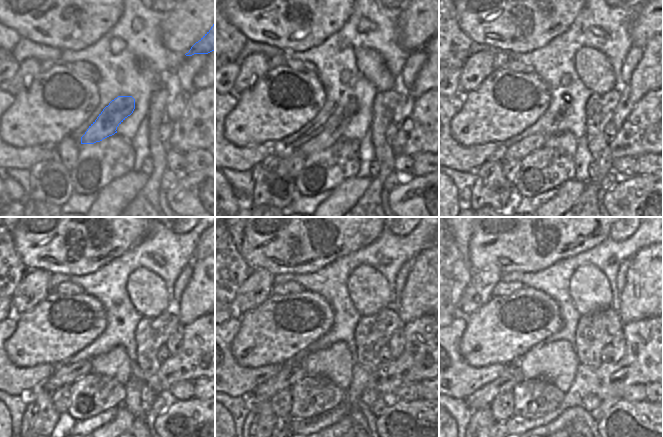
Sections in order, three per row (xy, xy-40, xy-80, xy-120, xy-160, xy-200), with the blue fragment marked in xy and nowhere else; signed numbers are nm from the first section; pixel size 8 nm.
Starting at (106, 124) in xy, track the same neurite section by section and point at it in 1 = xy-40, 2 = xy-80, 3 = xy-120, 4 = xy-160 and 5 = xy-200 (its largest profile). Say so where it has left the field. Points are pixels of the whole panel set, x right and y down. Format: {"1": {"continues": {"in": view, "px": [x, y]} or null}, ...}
{"1": {"continues": {"in": "xy-40", "px": [326, 135]}}, "2": {"continues": {"in": "xy-80", "px": [519, 150]}}, "3": {"continues": {"in": "xy-120", "px": [66, 375]}}, "4": {"continues": {"in": "xy-160", "px": [289, 374]}}, "5": {"continues": {"in": "xy-200", "px": [481, 398]}}}

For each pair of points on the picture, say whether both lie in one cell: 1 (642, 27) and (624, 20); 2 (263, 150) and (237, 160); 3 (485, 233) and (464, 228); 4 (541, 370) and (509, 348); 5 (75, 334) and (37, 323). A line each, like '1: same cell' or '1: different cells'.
1: different cells
2: same cell
3: different cells
4: different cells
5: same cell

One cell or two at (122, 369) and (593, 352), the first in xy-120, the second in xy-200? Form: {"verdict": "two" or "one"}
{"verdict": "two"}

